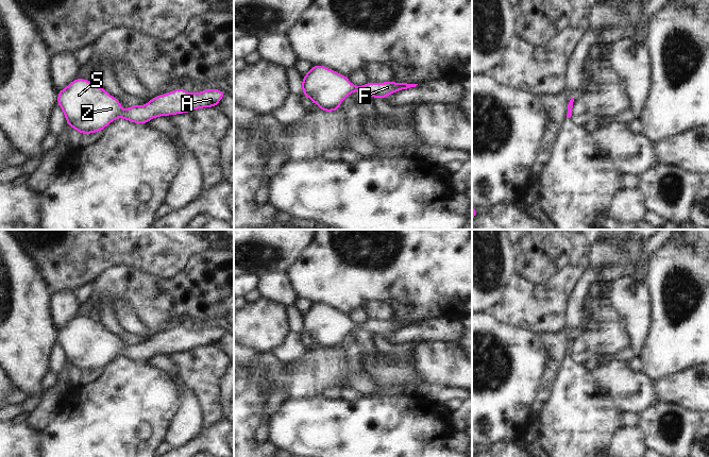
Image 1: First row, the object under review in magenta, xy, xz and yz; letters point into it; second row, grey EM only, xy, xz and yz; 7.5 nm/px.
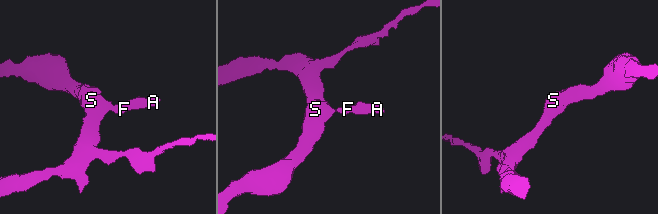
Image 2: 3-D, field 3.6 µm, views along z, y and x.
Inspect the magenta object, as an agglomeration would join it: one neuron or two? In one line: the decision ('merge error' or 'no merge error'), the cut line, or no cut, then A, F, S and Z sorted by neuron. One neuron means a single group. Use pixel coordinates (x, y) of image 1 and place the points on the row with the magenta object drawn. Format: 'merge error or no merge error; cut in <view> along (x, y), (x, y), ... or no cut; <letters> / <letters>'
no merge error; no cut; A F S Z

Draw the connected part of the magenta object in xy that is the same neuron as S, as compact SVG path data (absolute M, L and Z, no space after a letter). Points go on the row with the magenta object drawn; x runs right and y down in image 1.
M77 78L57 92L57 105L64 113L66 123L84 135L103 131L119 117L132 123L147 124L156 117L216 107L225 95L216 88L188 92L179 87L153 97L147 104L132 104L123 111L119 100L104 88L87 79Z

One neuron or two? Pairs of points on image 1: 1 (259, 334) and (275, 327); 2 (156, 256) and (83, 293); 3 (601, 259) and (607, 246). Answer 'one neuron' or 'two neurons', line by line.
1: one neuron
2: two neurons
3: one neuron

